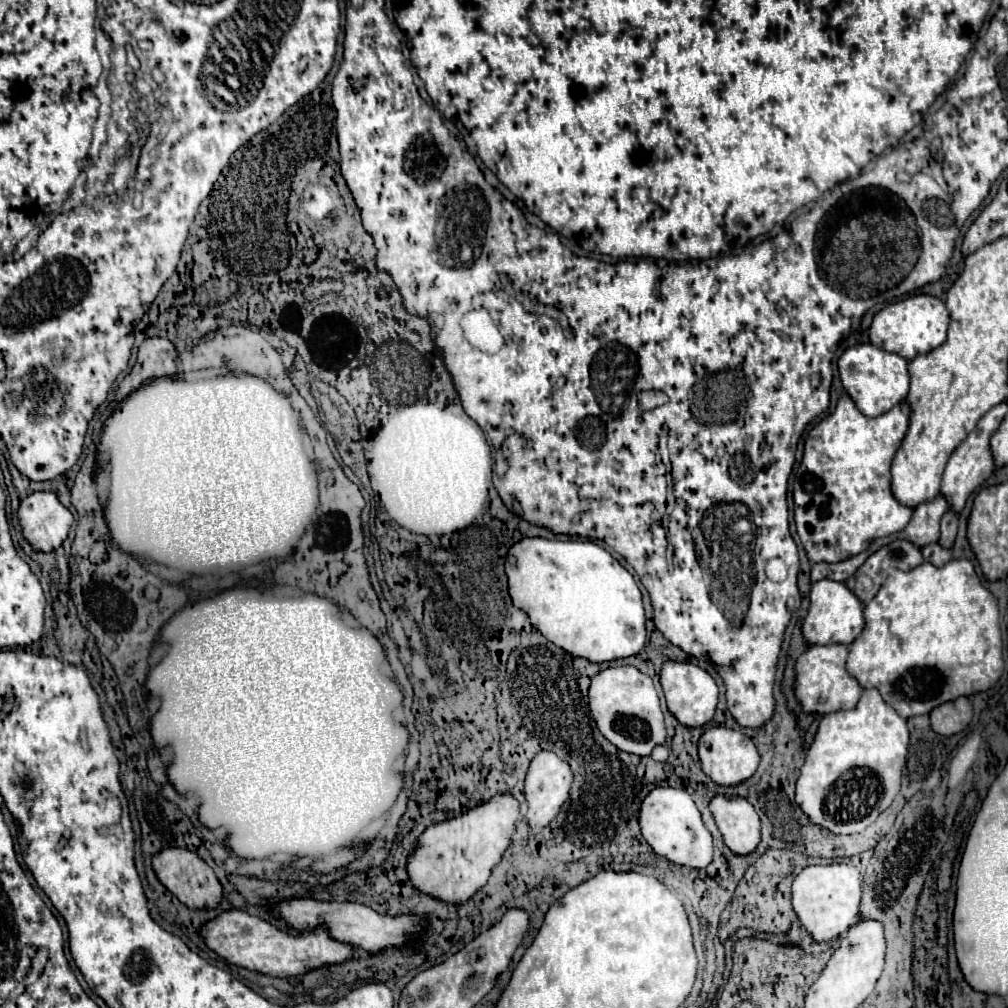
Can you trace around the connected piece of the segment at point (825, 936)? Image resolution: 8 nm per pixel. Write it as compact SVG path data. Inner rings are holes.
M848 863L804 867L792 883L794 911L802 927L820 943L846 935L850 925L858 923L860 899L862 899L862 875L854 865Z

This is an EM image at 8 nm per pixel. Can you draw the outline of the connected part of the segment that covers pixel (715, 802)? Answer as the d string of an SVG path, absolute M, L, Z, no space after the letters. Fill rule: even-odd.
M716 795L710 801L710 811L732 853L750 855L756 851L762 837L762 823L758 811L746 799Z

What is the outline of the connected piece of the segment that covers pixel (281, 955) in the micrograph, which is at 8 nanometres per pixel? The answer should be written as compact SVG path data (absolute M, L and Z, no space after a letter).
M238 909L224 911L216 915L214 919L206 921L200 927L200 937L214 953L224 957L226 961L252 969L252 971L274 975L274 977L292 977L320 965L344 963L346 959L354 957L352 947L346 943L334 941L324 927L318 927L312 933L294 933L294 931L284 933L278 927Z

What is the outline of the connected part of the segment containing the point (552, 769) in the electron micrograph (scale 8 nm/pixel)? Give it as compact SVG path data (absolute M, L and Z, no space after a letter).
M540 751L530 763L526 785L524 785L524 793L528 801L528 815L526 815L528 823L532 827L546 827L558 815L560 807L568 799L572 783L574 783L574 771L570 763L560 759L554 751Z

